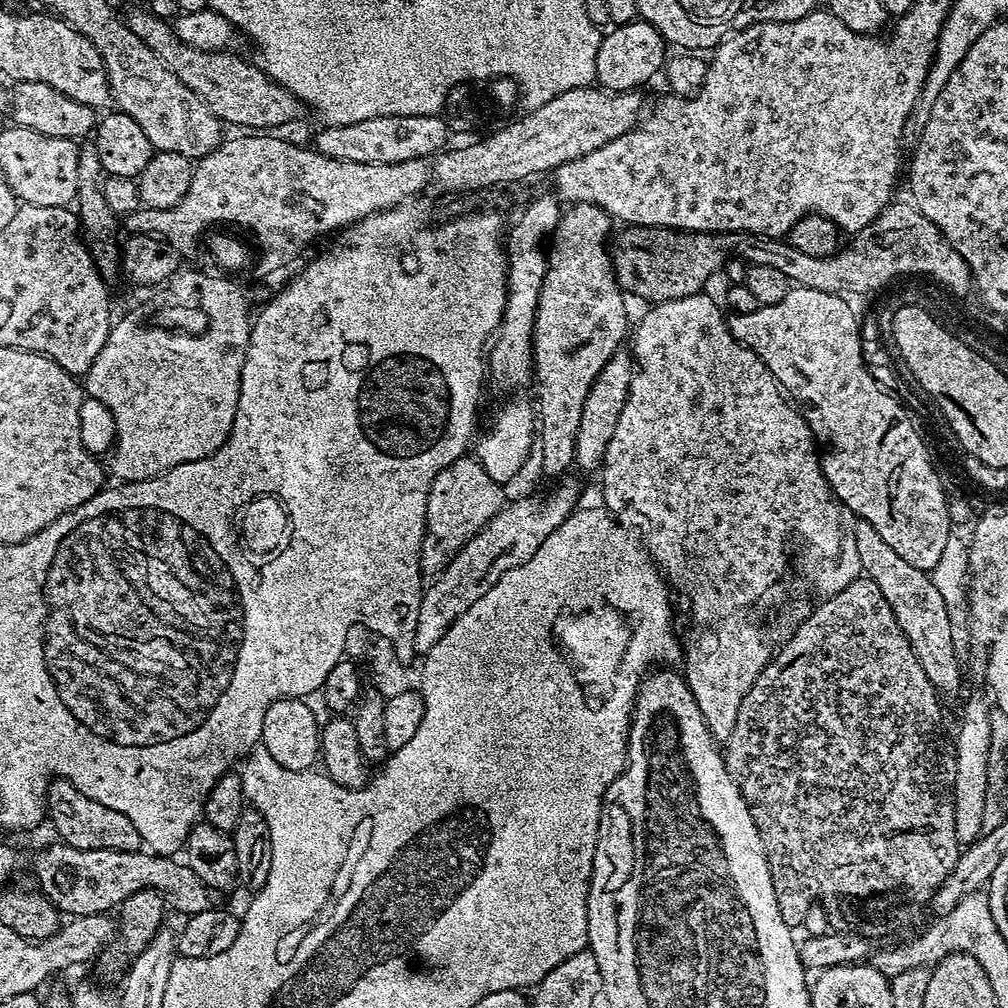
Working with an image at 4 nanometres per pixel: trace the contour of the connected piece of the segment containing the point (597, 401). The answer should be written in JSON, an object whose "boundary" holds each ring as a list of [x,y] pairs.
{"boundary":[[[617,350],[596,375],[583,402],[582,419],[579,422],[575,440],[575,467],[595,471],[603,465],[606,446],[609,445],[610,437],[614,434],[614,426],[618,422],[618,417],[629,394],[633,371],[634,361],[631,353],[626,350]]]}

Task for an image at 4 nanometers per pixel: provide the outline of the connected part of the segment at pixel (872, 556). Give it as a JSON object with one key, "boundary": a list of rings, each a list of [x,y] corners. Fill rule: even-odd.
{"boundary":[[[857,519],[855,523],[850,543],[858,550],[861,573],[873,580],[878,590],[882,590],[882,598],[890,602],[890,610],[894,610],[902,634],[906,634],[918,662],[922,662],[922,670],[926,670],[926,678],[930,678],[937,690],[958,687],[962,684],[962,660],[956,657],[958,645],[951,637],[946,602],[934,586],[931,575],[923,568],[910,566],[910,562],[899,556],[870,522]]]}

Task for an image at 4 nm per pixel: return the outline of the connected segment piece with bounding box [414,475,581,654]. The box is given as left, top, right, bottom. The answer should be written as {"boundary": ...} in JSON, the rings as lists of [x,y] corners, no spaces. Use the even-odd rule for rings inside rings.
{"boundary":[[[565,475],[545,496],[520,496],[516,501],[505,503],[494,518],[490,518],[476,534],[471,536],[447,566],[435,577],[432,585],[423,589],[420,605],[416,611],[416,633],[414,646],[417,653],[423,654],[433,648],[446,634],[449,626],[456,621],[490,586],[500,580],[506,570],[514,566],[522,566],[534,556],[534,550],[566,522],[566,518],[576,511],[580,500],[580,484],[574,477]],[[565,479],[565,480],[564,480]],[[564,480],[564,481],[563,481]],[[580,500],[580,501],[579,501]]]}

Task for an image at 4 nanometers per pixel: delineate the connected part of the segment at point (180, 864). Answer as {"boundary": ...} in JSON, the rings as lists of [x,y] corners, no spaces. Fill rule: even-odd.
{"boundary":[[[55,842],[36,856],[36,880],[39,891],[61,913],[73,916],[103,916],[119,909],[130,894],[152,888],[163,894],[165,899],[174,898],[178,911],[185,917],[198,914],[213,907],[214,893],[207,888],[180,858],[161,856],[155,852],[123,852],[122,850],[78,850],[63,842]],[[180,859],[180,860],[176,860]],[[112,908],[112,909],[111,909]]]}

